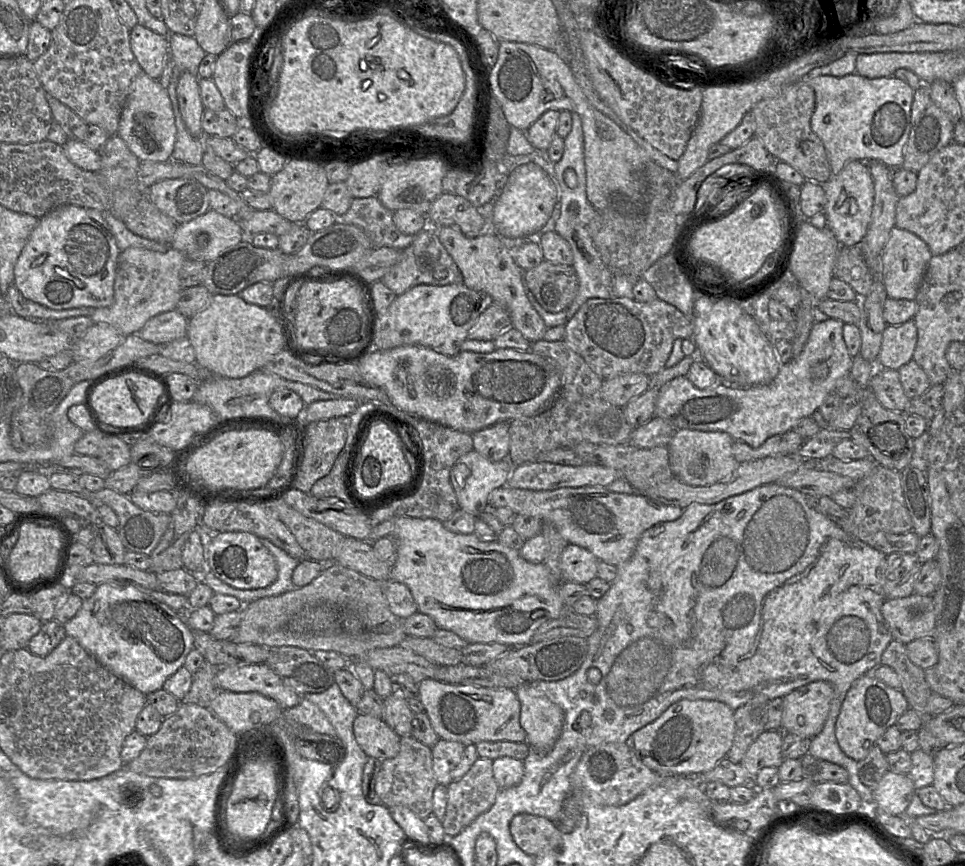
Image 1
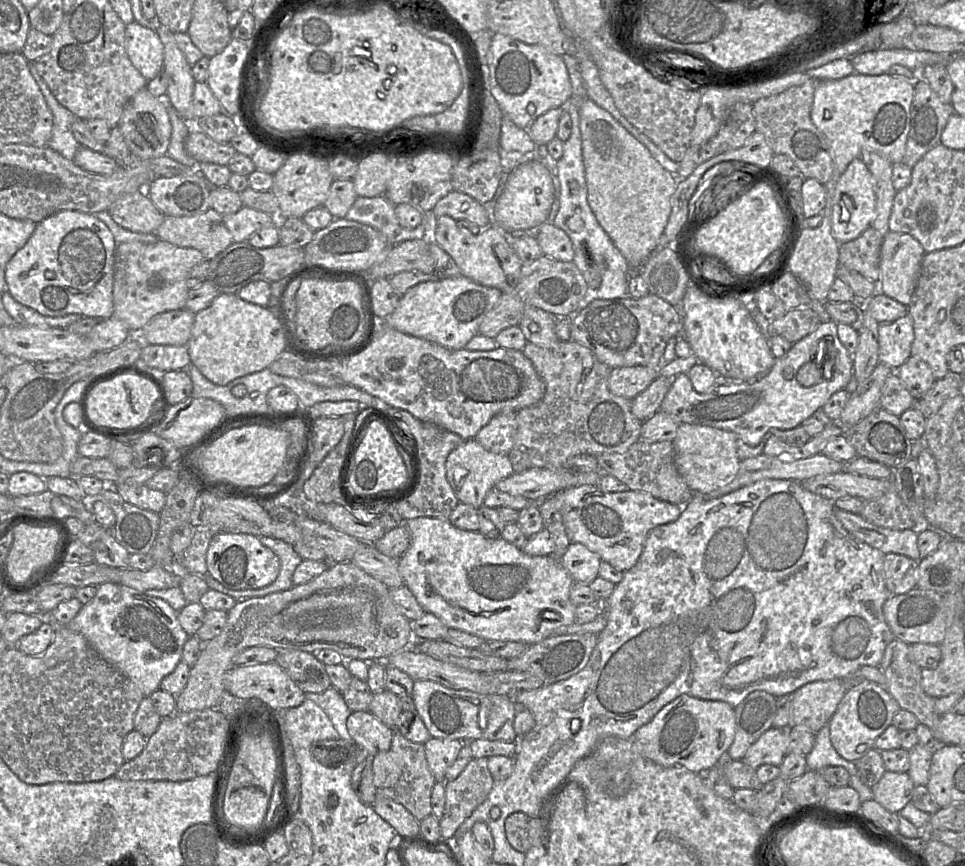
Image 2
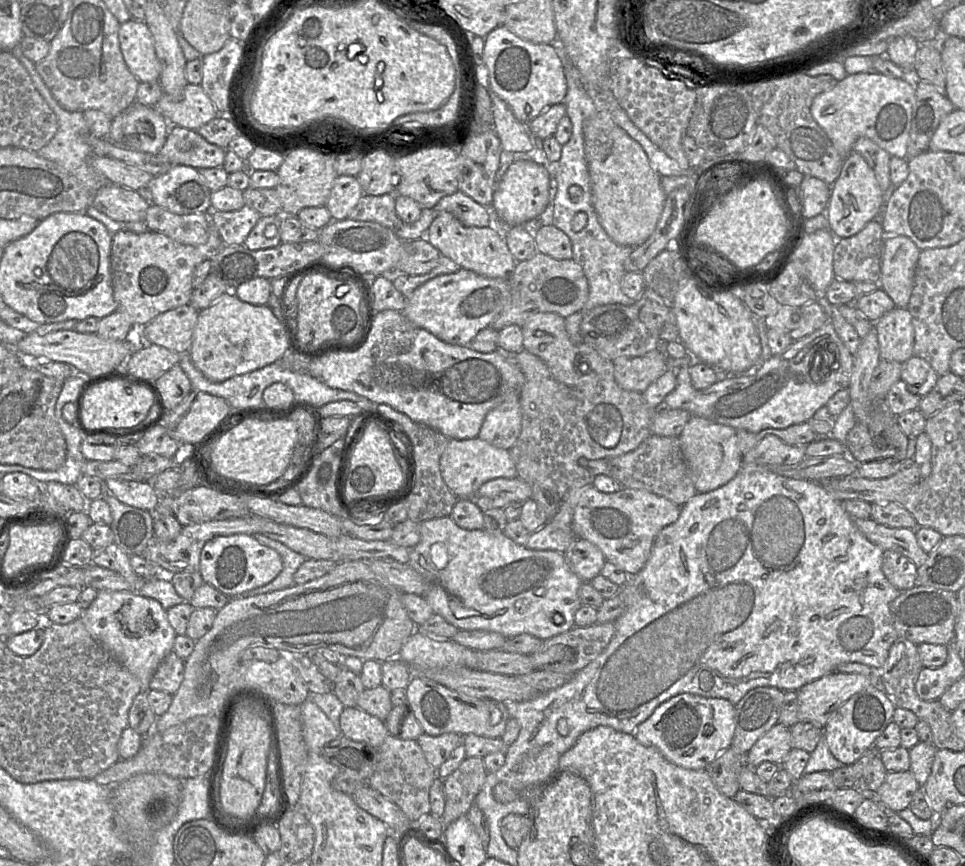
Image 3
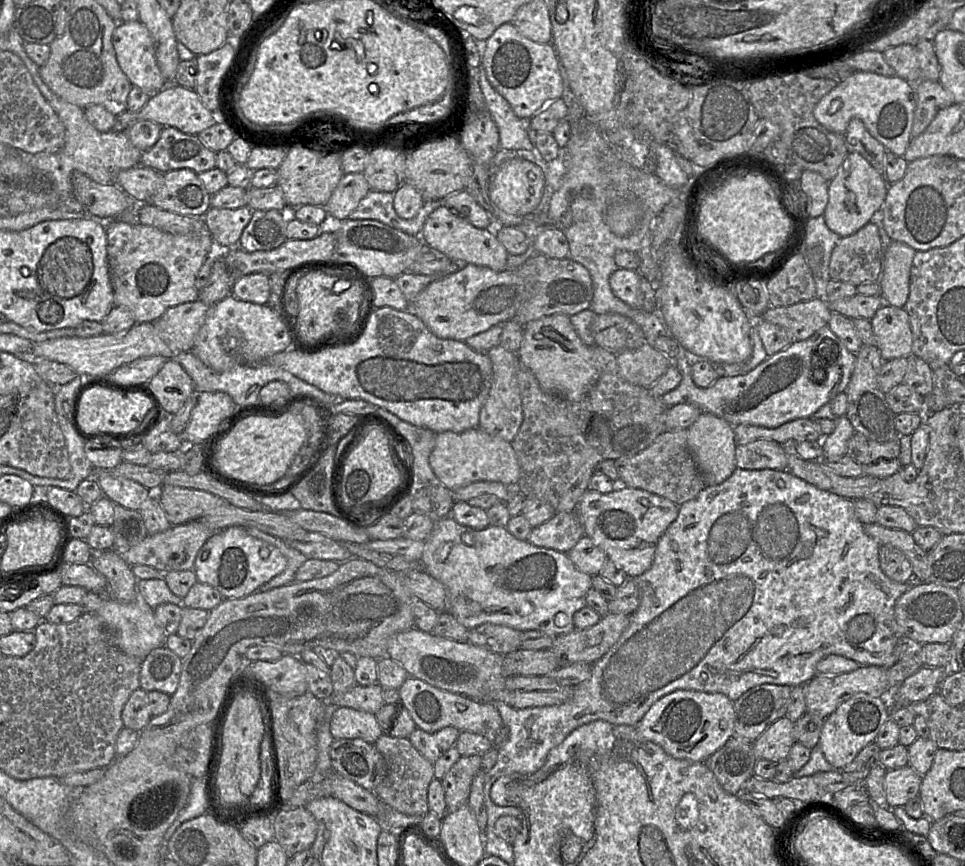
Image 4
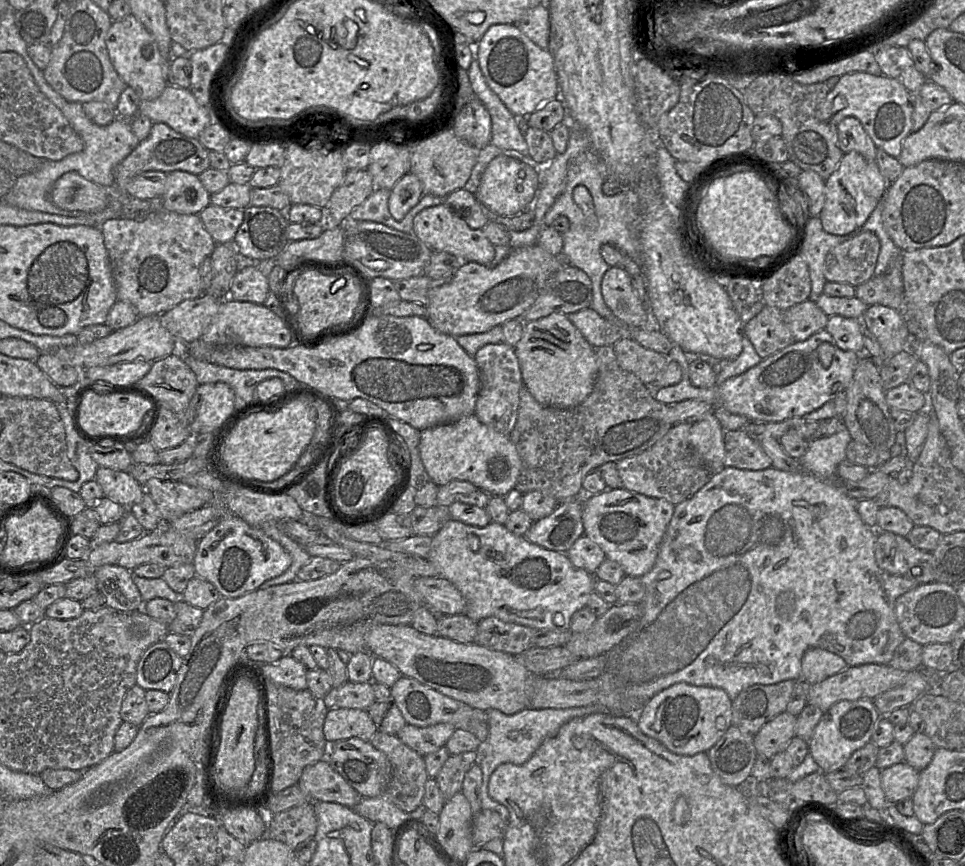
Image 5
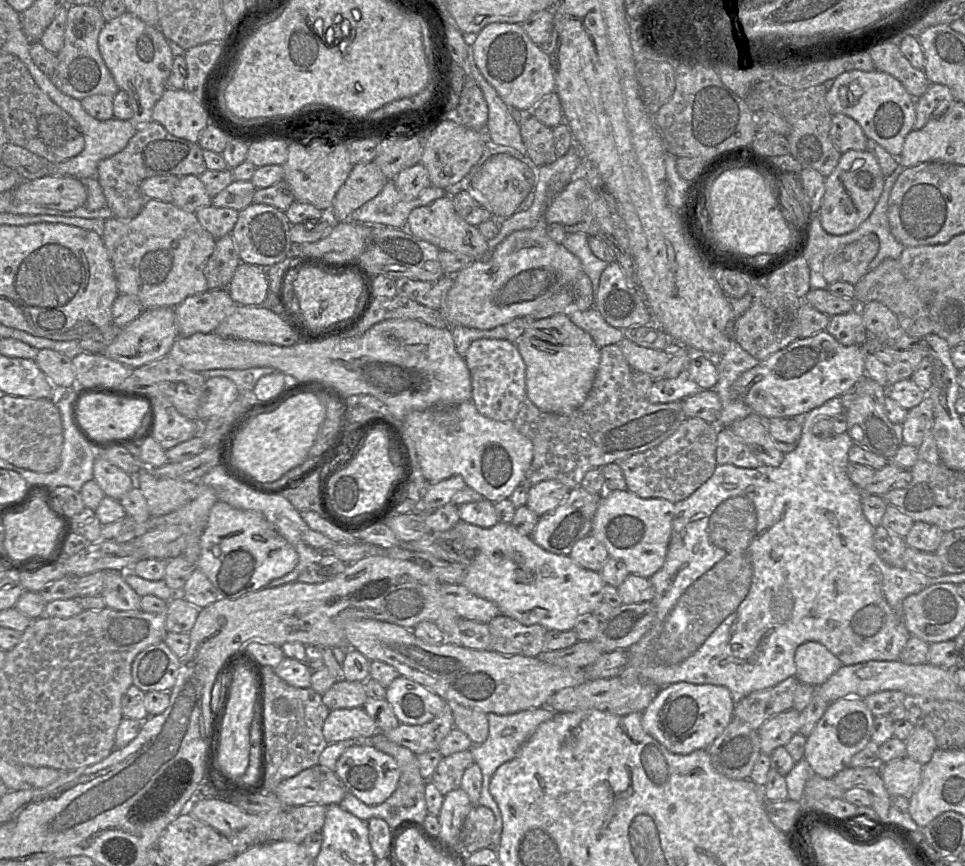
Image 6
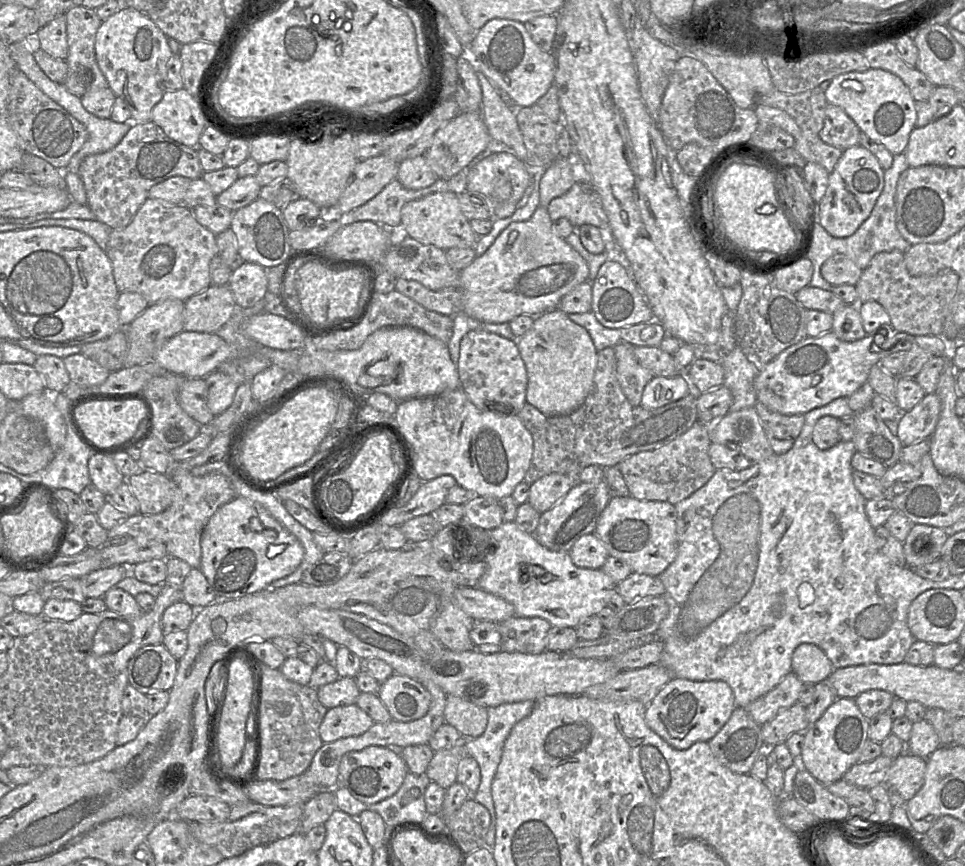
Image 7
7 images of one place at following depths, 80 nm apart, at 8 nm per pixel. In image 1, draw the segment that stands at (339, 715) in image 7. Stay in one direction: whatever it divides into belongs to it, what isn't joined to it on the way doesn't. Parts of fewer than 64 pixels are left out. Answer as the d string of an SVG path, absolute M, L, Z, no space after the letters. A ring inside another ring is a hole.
M358 714L353 723L353 732L368 757L386 760L399 753L401 737L383 719Z

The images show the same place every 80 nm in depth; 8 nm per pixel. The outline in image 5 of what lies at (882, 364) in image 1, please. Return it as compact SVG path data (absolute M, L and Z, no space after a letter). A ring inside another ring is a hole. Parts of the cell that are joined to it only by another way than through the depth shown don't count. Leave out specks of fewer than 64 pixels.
M873 304L867 307L861 321L879 341L885 359L908 349L910 333L896 310Z

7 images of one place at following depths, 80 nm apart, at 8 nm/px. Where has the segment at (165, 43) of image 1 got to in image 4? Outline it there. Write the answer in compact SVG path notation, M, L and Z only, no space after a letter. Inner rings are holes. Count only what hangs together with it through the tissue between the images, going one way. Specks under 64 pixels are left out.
M139 20L117 22L112 35L117 62L132 85L148 94L166 86L158 67L152 37Z

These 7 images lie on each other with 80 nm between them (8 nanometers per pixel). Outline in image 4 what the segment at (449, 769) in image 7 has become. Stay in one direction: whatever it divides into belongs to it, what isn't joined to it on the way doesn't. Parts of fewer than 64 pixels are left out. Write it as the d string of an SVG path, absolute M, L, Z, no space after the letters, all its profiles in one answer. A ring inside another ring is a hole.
M479 755L461 756L441 779L447 813L468 804L473 778L482 769L481 757Z

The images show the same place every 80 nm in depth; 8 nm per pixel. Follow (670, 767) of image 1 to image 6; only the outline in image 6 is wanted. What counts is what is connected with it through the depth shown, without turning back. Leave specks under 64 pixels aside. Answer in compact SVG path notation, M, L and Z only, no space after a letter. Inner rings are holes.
M677 682L659 690L642 712L642 726L670 752L690 754L698 749L707 749L724 731L734 716L735 705L725 686Z

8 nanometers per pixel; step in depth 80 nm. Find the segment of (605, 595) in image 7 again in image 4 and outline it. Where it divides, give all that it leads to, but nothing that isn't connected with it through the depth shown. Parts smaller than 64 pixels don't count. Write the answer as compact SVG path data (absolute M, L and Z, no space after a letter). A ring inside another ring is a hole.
M451 516L442 518L440 520L435 520L435 526L433 530L425 540L425 547L419 562L421 569L423 569L425 572L437 579L445 586L447 591L447 606L445 611L450 613L460 624L465 626L468 630L476 628L482 624L491 623L507 626L521 632L528 630L538 630L553 637L567 634L575 628L573 623L573 615L586 606L586 594L592 587L593 576L590 576L578 570L568 557L567 553L560 552L551 548L537 547L529 543L528 540L519 540L514 537L506 527L489 525L482 530L477 530L459 524ZM558 612L562 612L567 615L567 624L564 627L558 627L554 622L555 615Z

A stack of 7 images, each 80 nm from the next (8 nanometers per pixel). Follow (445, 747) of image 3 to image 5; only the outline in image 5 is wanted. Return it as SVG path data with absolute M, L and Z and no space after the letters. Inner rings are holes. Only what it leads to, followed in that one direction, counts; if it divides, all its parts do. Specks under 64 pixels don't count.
M439 723L428 727L406 724L396 736L419 755L426 756L445 747L455 730L456 726L450 723Z

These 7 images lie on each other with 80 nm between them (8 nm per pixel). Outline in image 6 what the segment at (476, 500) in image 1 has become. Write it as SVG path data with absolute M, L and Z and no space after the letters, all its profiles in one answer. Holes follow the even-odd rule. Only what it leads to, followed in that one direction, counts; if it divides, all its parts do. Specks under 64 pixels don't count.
M471 401L462 402L456 406L444 407L444 408L429 408L425 410L415 410L407 414L402 423L399 423L404 438L407 443L413 443L418 457L418 462L423 472L424 477L429 484L436 484L444 479L452 476L460 476L465 481L469 488L472 488L476 492L480 493L484 499L496 503L503 499L509 498L513 491L522 484L525 473L530 467L533 460L533 444L530 439L522 435L515 427L514 421L496 421L481 415L476 409L475 405Z

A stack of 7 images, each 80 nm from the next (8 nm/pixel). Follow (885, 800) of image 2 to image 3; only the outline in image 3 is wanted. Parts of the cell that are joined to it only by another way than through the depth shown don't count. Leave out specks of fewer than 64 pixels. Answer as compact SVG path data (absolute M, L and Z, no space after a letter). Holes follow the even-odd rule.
M910 771L887 772L884 782L876 792L877 799L897 813L909 807L918 789L919 784Z

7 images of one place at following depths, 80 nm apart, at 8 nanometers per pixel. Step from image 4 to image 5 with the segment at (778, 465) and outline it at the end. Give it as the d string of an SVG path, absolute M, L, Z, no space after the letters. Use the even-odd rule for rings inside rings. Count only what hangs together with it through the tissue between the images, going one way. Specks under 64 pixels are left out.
M742 430L724 433L725 467L748 470L764 470L772 466L772 461L764 452L759 441Z

